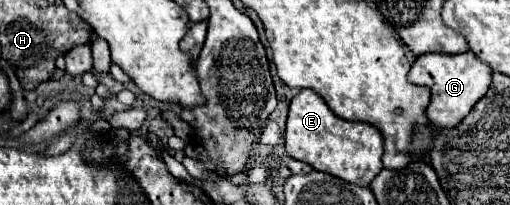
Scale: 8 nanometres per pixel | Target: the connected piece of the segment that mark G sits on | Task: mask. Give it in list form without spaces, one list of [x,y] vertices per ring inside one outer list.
[[[472,52],[420,54],[408,72],[408,80],[412,84],[422,84],[422,86],[428,86],[432,90],[432,100],[430,100],[430,106],[426,110],[432,126],[416,128],[414,140],[412,140],[412,156],[418,158],[420,154],[430,152],[430,146],[442,128],[458,124],[458,120],[462,120],[474,108],[474,102],[478,98],[482,98],[482,94],[486,94],[486,90],[492,82],[492,70],[482,60],[478,60],[478,56]]]

